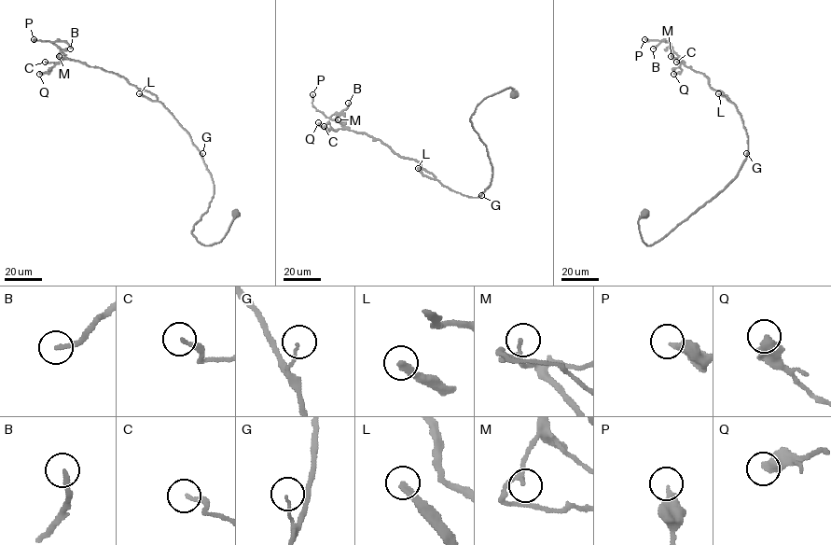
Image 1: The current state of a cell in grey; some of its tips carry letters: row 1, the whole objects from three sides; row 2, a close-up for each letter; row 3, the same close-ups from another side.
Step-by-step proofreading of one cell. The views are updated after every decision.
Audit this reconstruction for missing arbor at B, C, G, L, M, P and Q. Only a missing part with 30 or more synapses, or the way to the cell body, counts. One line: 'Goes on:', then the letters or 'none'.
Goes on: B, L

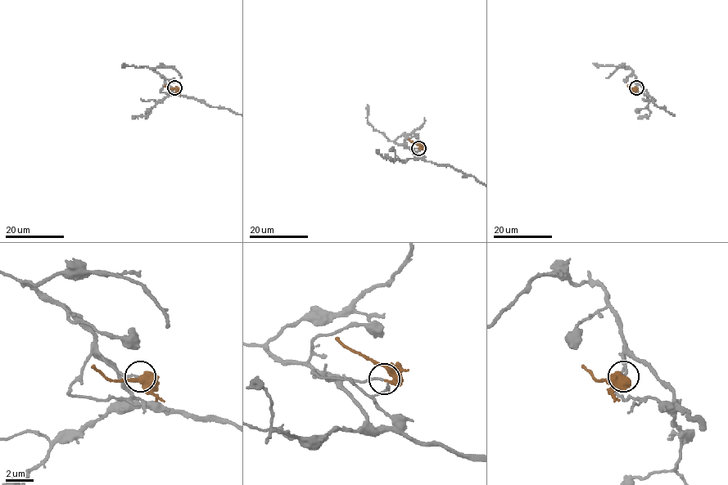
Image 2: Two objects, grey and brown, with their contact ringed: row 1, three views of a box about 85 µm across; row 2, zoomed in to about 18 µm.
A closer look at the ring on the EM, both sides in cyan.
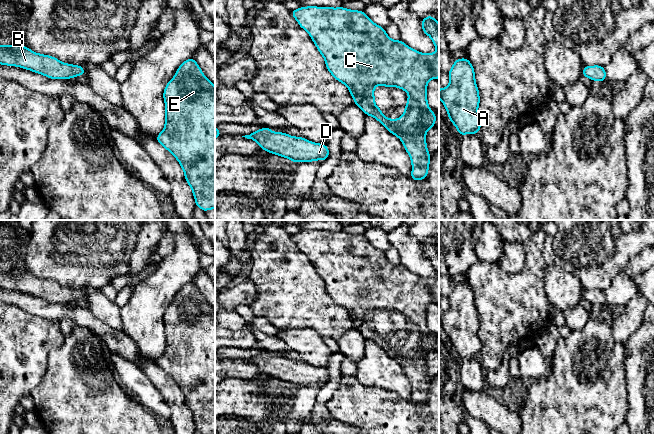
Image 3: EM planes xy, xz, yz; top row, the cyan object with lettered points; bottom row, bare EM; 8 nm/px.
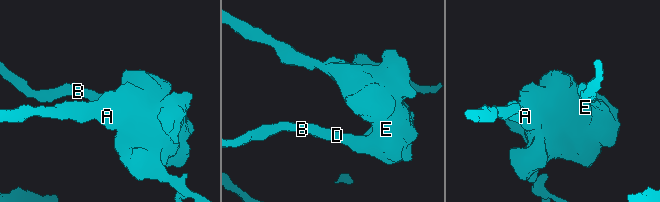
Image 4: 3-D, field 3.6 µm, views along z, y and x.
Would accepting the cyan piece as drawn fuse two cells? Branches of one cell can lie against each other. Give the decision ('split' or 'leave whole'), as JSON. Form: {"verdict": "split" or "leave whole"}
{"verdict": "leave whole"}

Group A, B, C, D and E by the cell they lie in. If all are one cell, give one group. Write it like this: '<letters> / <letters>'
A B C D E

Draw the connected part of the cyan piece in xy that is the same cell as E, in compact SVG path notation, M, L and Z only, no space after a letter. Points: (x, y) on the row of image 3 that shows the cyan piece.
M192 57L178 67L174 77L166 84L163 99L165 101L165 126L163 131L156 136L156 140L181 165L185 180L193 192L196 206L204 212L215 209L215 86L202 73Z

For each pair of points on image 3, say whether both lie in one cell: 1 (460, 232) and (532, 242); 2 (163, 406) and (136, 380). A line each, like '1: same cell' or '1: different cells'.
1: different cells
2: same cell

